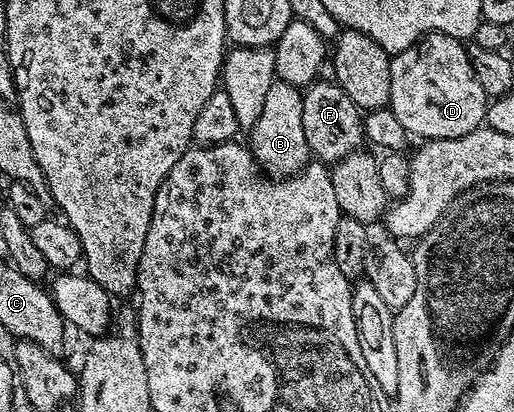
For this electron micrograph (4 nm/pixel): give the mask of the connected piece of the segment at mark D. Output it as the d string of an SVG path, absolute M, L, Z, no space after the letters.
M428 32L413 46L391 56L391 113L420 141L461 138L484 123L489 97L473 74L467 48L444 32Z

